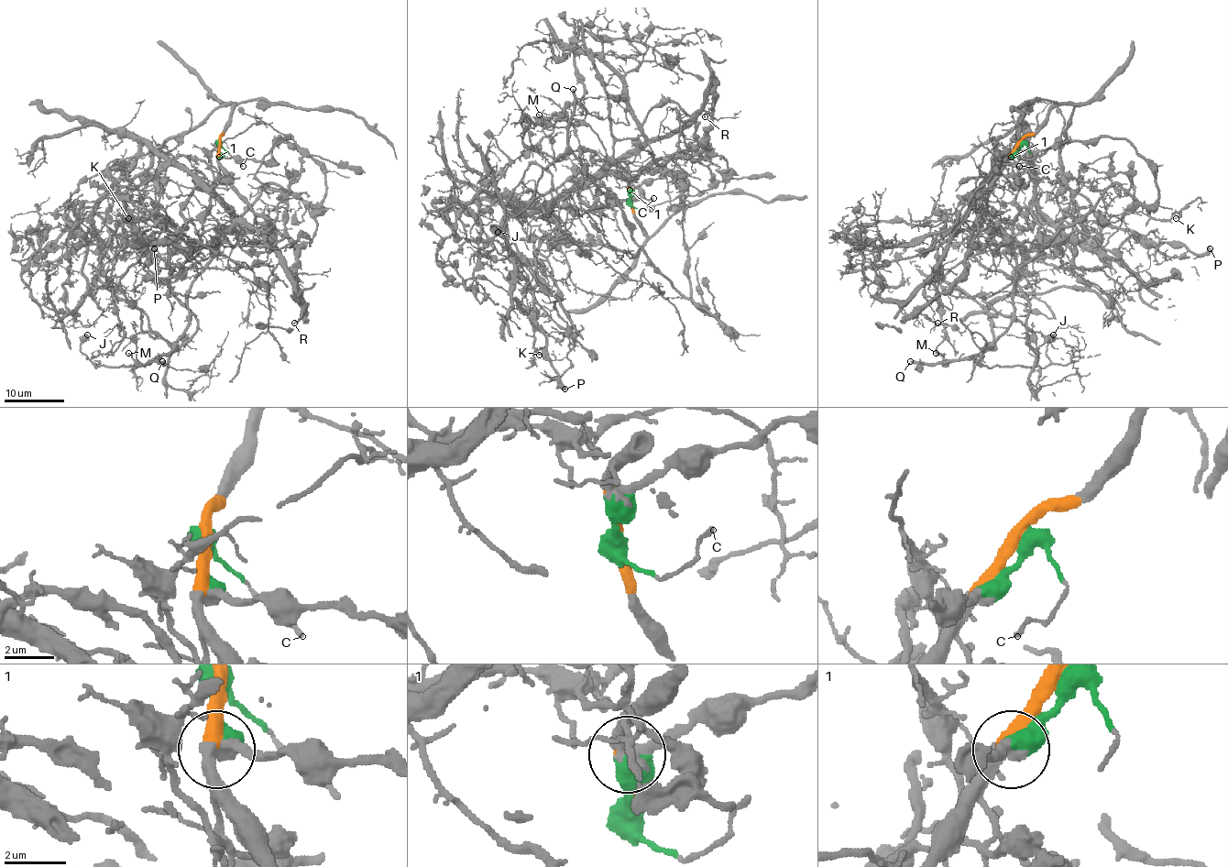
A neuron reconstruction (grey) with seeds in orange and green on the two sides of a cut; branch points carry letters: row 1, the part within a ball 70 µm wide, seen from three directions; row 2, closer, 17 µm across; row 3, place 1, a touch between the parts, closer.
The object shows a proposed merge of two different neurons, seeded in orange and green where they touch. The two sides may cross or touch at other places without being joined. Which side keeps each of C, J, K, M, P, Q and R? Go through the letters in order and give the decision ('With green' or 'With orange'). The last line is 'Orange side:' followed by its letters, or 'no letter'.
C: With green
J: With green
K: With orange
M: With green
P: With orange
Q: With green
R: With orange
Orange side: K, P, R

